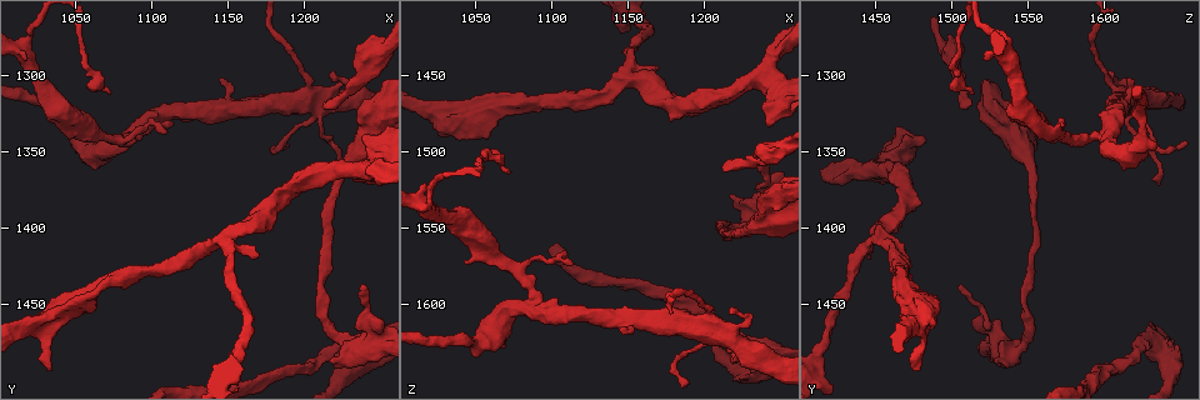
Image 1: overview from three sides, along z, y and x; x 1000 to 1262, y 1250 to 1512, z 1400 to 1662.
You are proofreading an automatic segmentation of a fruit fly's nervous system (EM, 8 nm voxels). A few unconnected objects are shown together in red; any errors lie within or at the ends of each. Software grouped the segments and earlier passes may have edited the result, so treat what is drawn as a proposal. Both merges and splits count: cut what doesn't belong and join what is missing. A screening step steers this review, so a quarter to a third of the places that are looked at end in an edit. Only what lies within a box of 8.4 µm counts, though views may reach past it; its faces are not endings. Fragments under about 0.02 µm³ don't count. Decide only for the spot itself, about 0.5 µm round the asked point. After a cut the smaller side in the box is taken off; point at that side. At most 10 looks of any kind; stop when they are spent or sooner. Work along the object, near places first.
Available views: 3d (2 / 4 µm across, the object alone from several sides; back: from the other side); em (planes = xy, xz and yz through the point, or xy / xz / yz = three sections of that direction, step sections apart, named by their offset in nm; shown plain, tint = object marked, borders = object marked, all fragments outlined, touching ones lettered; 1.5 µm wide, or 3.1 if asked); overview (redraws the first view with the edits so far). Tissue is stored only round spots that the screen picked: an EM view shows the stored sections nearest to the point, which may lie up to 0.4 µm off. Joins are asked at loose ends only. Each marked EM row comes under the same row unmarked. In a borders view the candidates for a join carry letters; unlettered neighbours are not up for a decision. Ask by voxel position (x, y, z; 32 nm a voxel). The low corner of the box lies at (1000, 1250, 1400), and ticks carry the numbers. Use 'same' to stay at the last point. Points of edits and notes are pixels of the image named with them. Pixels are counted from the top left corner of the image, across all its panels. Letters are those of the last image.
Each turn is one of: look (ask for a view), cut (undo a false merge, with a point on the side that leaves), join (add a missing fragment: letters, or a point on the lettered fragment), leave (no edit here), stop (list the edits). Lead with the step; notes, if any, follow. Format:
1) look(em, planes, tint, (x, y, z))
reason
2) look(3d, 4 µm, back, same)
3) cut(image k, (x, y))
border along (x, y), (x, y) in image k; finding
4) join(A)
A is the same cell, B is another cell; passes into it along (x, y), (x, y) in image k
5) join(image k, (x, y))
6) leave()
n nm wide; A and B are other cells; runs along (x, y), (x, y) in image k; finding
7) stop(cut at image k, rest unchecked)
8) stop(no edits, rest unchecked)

look(em, planes, borders, (1240, 1362, 1452))
four-way junction

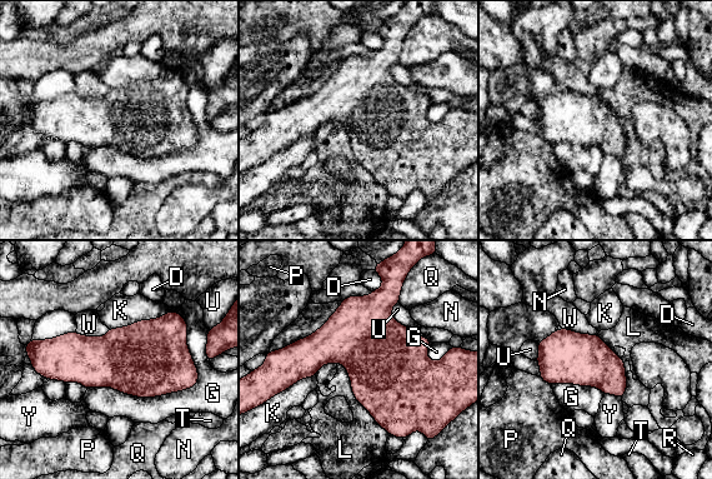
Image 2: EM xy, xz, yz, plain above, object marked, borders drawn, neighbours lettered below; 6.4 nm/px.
leave()
D, G, K, L, N, P, Q, R, T, U, W and Y are other cells; border along (337, 362), (355, 399), (390, 434) in image 2; one neuron here

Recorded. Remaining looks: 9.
look(3d, 2 µm, (1238, 1436, 1506))

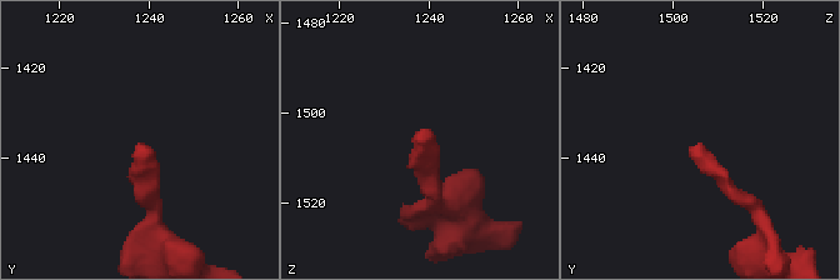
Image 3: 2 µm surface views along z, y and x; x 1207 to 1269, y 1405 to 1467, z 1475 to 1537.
look(em, xz, step 4, borders, (1238, 1437, 1506))
need the tissue

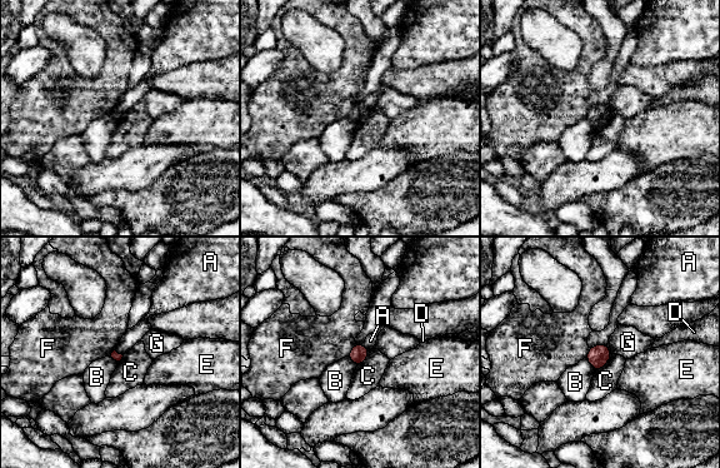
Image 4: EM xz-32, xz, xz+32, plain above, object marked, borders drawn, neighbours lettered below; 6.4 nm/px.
look(em, planes, borders, same)

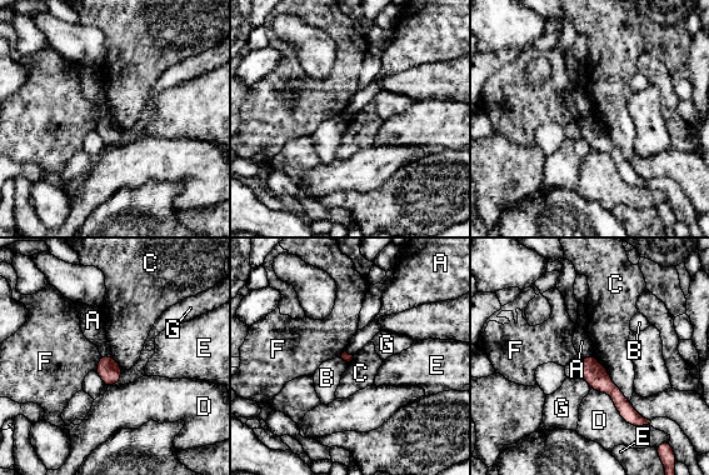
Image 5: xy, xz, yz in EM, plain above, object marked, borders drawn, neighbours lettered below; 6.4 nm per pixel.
leave()
A, B, C, D, E, F and G are other cells; border along (101, 355), (111, 358) in image 5; none of them fits

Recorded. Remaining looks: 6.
look(3d, 2 µm, back, (1152, 1402, 1452))
a fork

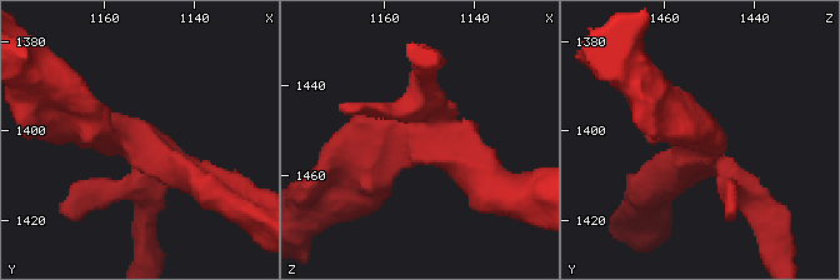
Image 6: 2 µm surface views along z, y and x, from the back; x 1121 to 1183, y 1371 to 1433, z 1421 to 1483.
look(em, planes, borders, (1152, 1404, 1451))

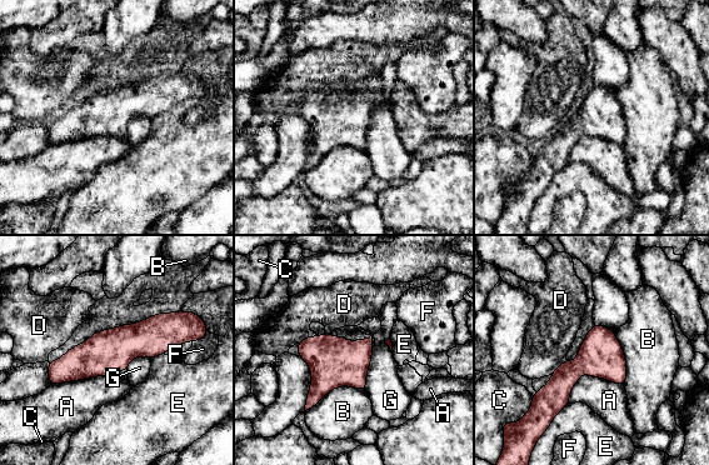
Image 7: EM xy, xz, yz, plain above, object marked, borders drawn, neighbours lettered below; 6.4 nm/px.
leave()
B touches over 420 nm; A, B, C, D, E, F and G are other cells; border along (373, 348), (364, 389) in image 7; continuous, no second neuron

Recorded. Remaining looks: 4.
look(em, planes, borders, (1112, 1330, 1574))
thin end

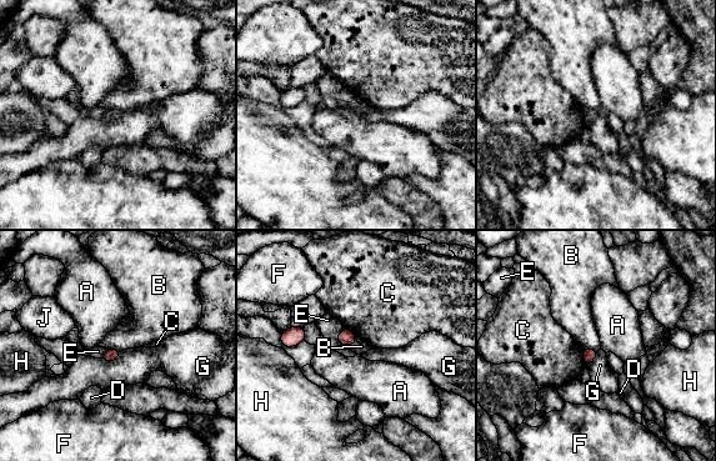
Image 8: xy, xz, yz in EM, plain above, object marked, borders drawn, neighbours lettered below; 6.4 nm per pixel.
leave()
A, B, C, D, E, F, G, H and J are other cells; border along (356, 336), (354, 344), (340, 345) in image 8; no lettered fragment goes on from it

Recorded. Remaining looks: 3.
stop(no edits, rest unchecked)

